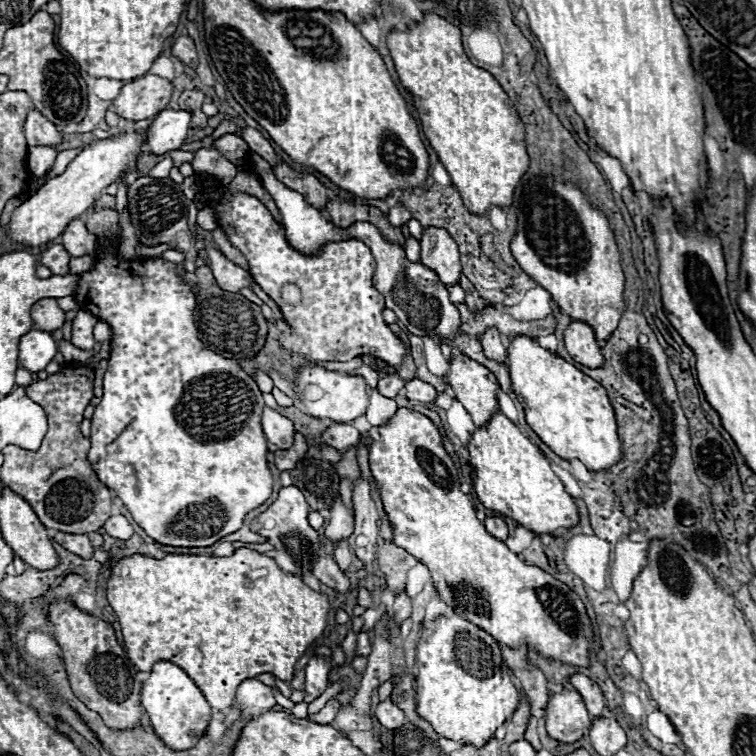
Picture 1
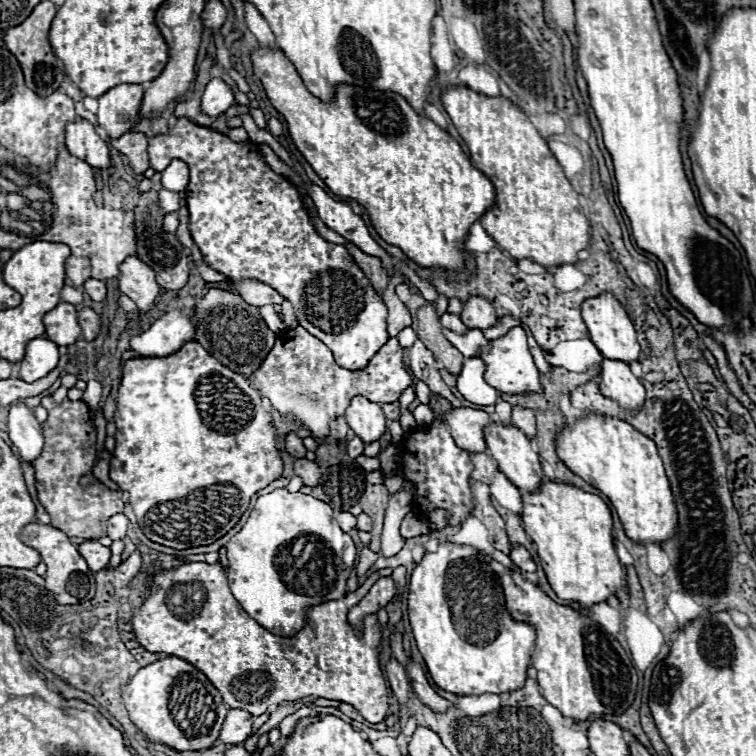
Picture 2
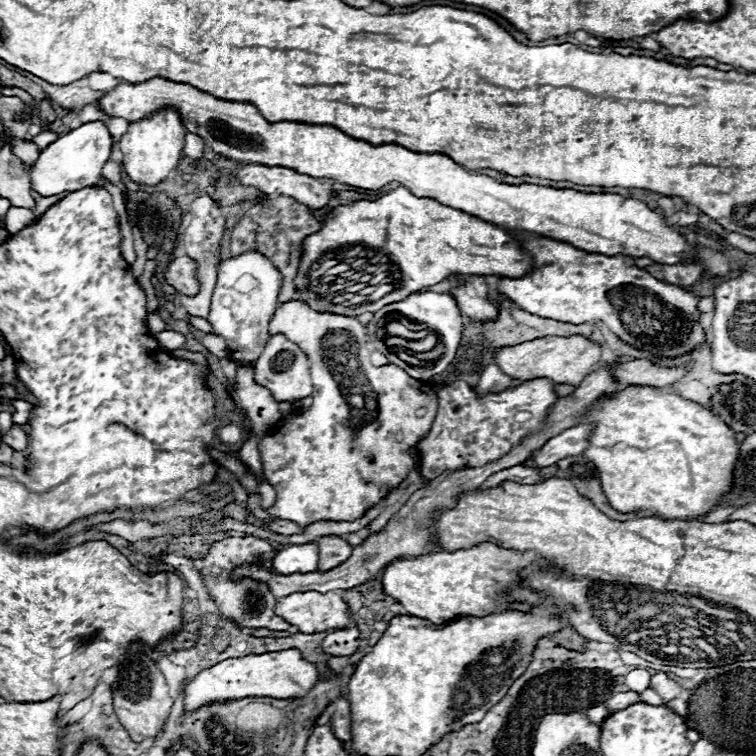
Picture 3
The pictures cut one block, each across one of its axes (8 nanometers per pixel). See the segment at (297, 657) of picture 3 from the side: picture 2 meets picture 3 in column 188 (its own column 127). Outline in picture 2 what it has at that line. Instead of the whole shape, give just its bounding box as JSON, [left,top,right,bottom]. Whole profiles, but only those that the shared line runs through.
[122,656,230,752]

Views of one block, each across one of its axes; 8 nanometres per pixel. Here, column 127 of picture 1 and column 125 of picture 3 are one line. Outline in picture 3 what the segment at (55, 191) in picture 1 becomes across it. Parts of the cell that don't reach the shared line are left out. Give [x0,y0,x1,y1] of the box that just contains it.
[120,110,186,186]

